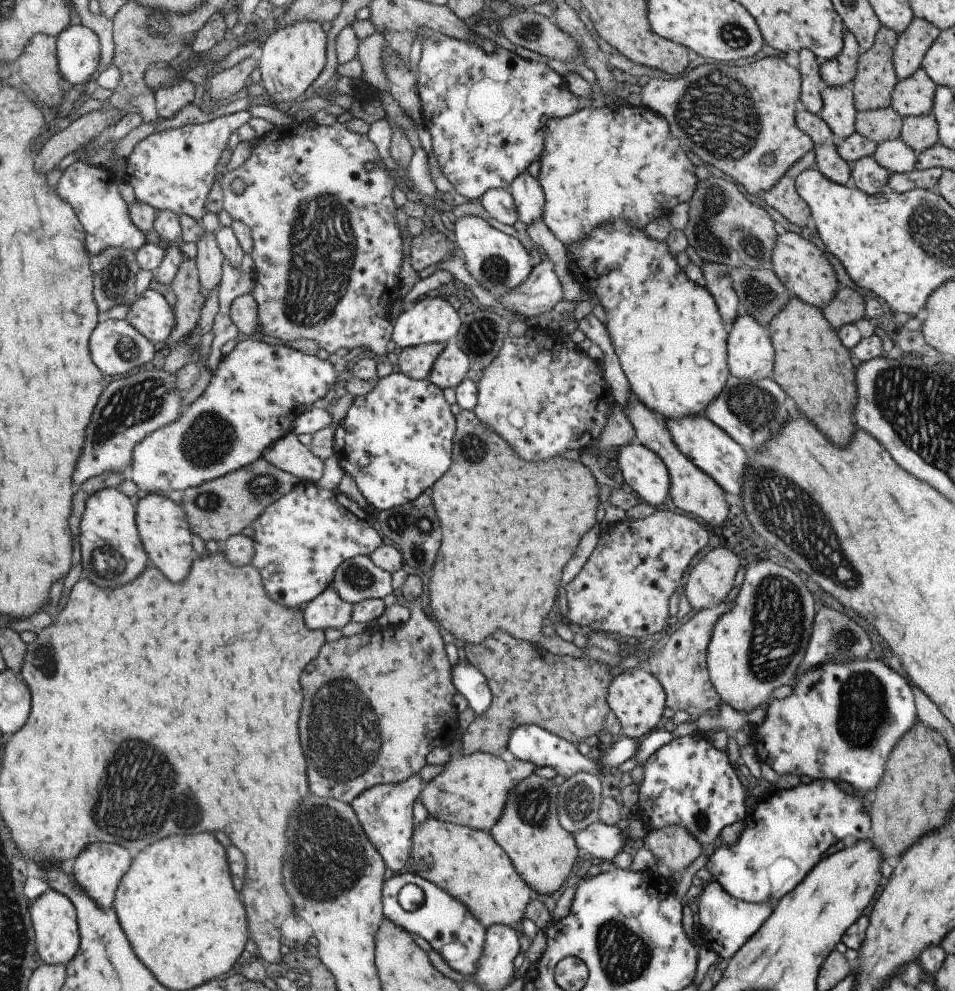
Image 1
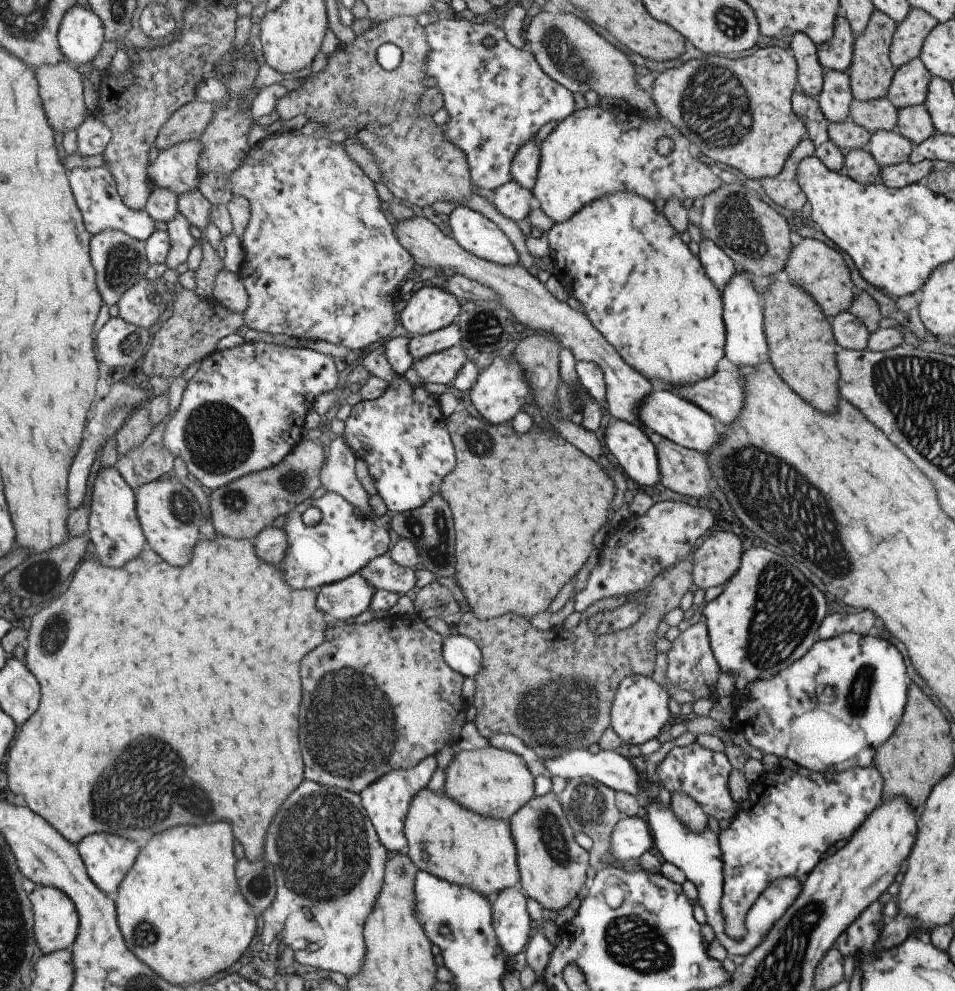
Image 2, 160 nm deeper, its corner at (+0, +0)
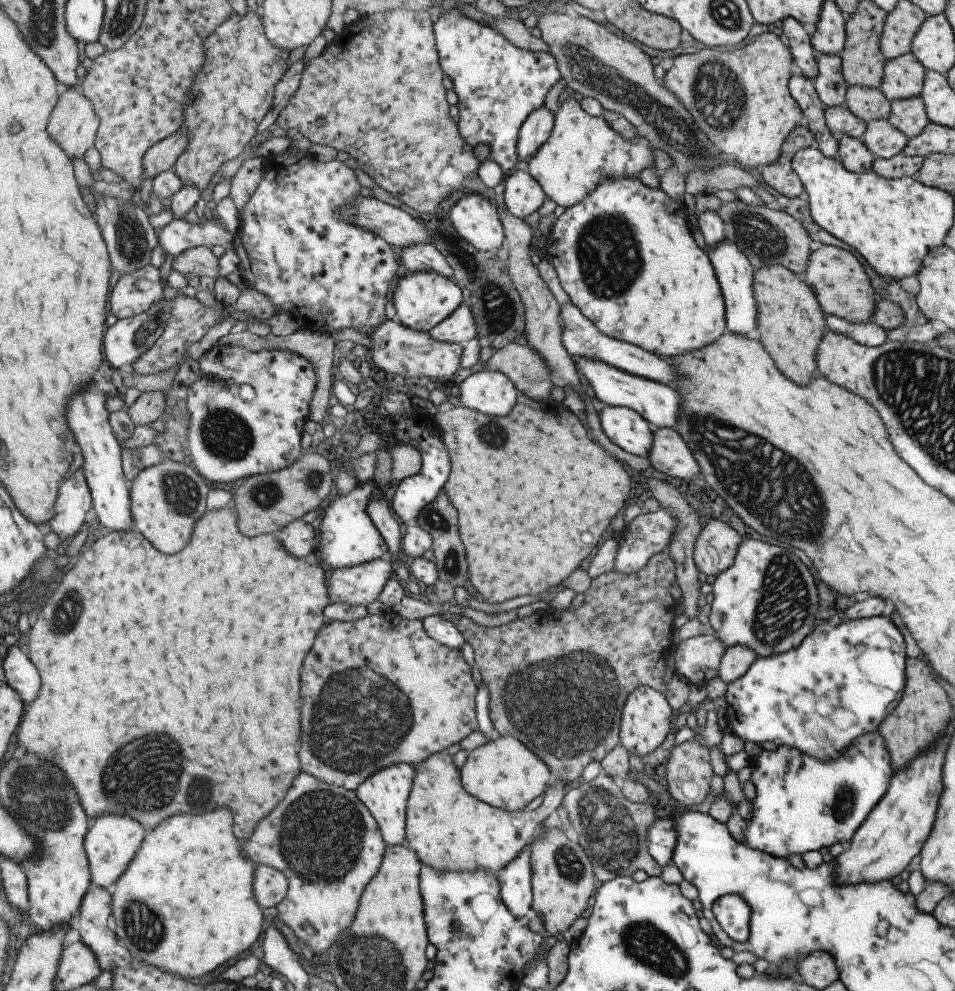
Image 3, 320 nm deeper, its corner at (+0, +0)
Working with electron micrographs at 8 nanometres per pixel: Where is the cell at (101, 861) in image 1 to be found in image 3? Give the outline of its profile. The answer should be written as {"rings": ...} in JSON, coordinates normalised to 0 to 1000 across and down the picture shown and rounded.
{"rings":[[[106,820],[90,844],[90,861],[94,866],[96,890],[113,898],[116,892],[120,894],[145,862],[155,839],[151,831],[133,821]]]}

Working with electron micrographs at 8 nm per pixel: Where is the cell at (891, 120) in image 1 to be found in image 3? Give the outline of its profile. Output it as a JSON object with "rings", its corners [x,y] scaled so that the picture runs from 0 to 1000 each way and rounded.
{"rings":[[[891,86],[886,89],[883,107],[906,123],[928,120],[932,114],[932,102],[917,89]]]}

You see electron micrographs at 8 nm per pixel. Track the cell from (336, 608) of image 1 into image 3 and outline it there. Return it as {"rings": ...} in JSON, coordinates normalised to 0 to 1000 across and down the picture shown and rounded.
{"rings":[[[397,562],[345,576],[341,596],[346,607],[362,607],[382,613],[382,609],[396,603],[401,590],[410,582],[407,564]]]}

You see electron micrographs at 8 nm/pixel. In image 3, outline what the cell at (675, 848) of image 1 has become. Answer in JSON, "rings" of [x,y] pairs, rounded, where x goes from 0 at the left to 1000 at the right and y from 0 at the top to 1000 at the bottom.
{"rings":[[[732,743],[726,744],[705,754],[697,770],[696,797],[703,806],[724,815],[738,805],[745,783],[741,755]]]}

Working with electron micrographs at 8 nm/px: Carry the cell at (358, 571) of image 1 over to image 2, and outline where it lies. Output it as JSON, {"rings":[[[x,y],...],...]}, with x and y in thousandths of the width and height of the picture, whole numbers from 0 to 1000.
{"rings":[[[405,559],[387,565],[375,577],[392,593],[414,599],[431,599],[435,595],[435,574],[418,571]]]}

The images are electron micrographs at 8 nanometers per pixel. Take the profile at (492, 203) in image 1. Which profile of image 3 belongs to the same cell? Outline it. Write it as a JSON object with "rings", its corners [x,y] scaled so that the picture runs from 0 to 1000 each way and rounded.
{"rings":[[[549,169],[539,170],[527,184],[528,209],[542,221],[560,214],[571,199],[569,191]]]}

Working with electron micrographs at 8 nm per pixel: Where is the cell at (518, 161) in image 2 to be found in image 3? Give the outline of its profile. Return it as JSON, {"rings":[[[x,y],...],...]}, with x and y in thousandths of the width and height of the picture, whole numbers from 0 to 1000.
{"rings":[[[570,106],[557,111],[555,116],[543,128],[540,152],[542,168],[549,169],[551,159],[554,159],[575,137],[580,126],[580,115]]]}

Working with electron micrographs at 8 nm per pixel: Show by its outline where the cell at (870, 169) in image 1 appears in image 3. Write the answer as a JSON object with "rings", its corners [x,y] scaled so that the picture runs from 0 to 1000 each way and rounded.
{"rings":[[[882,135],[876,140],[877,148],[874,159],[889,174],[901,175],[911,171],[915,157],[901,140]]]}

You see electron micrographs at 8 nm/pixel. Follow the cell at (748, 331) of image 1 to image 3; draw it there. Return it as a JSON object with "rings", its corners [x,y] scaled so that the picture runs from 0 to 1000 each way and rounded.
{"rings":[[[755,241],[750,244],[750,247],[742,250],[738,247],[736,252],[748,270],[749,281],[758,303],[760,333],[764,336],[792,338],[792,309],[787,296],[790,270],[786,268],[785,262],[782,262],[781,256],[778,256],[769,244],[761,241]]]}

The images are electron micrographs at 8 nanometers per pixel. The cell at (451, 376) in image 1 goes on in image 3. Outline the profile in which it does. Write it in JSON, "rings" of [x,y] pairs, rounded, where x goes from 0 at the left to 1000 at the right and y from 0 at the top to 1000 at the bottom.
{"rings":[[[414,322],[400,323],[400,326],[393,330],[387,338],[385,352],[376,352],[386,364],[401,375],[404,381],[417,385],[421,381],[440,380],[458,381],[467,384],[472,377],[476,377],[482,368],[482,359],[484,358],[484,349],[482,346],[469,346],[457,344],[448,338],[448,335],[439,335],[430,333]]]}

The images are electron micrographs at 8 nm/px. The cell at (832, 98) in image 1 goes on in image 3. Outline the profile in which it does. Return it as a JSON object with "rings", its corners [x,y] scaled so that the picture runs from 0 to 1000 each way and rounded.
{"rings":[[[854,53],[857,74],[850,84],[862,108],[884,105],[888,88],[880,68],[880,59],[873,54]]]}

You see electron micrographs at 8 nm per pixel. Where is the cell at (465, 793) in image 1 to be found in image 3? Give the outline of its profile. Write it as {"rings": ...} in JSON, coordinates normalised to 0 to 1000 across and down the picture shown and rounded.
{"rings":[[[535,742],[524,743],[491,758],[481,777],[482,790],[489,801],[528,818],[548,817],[578,787],[573,772]]]}

